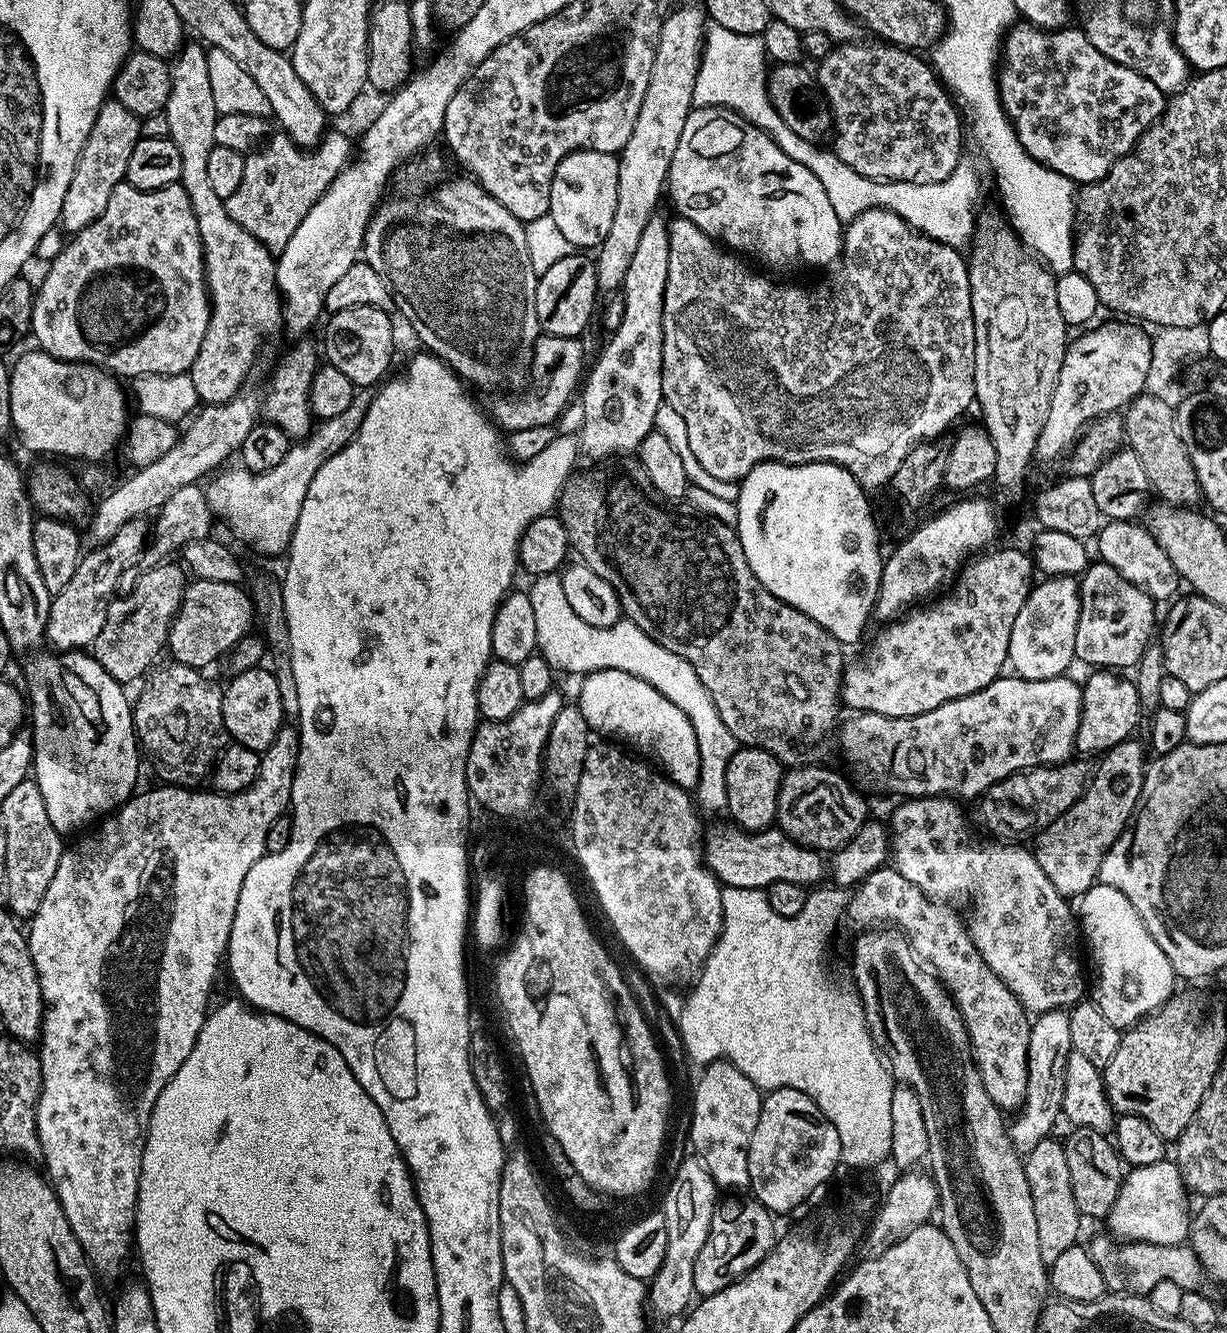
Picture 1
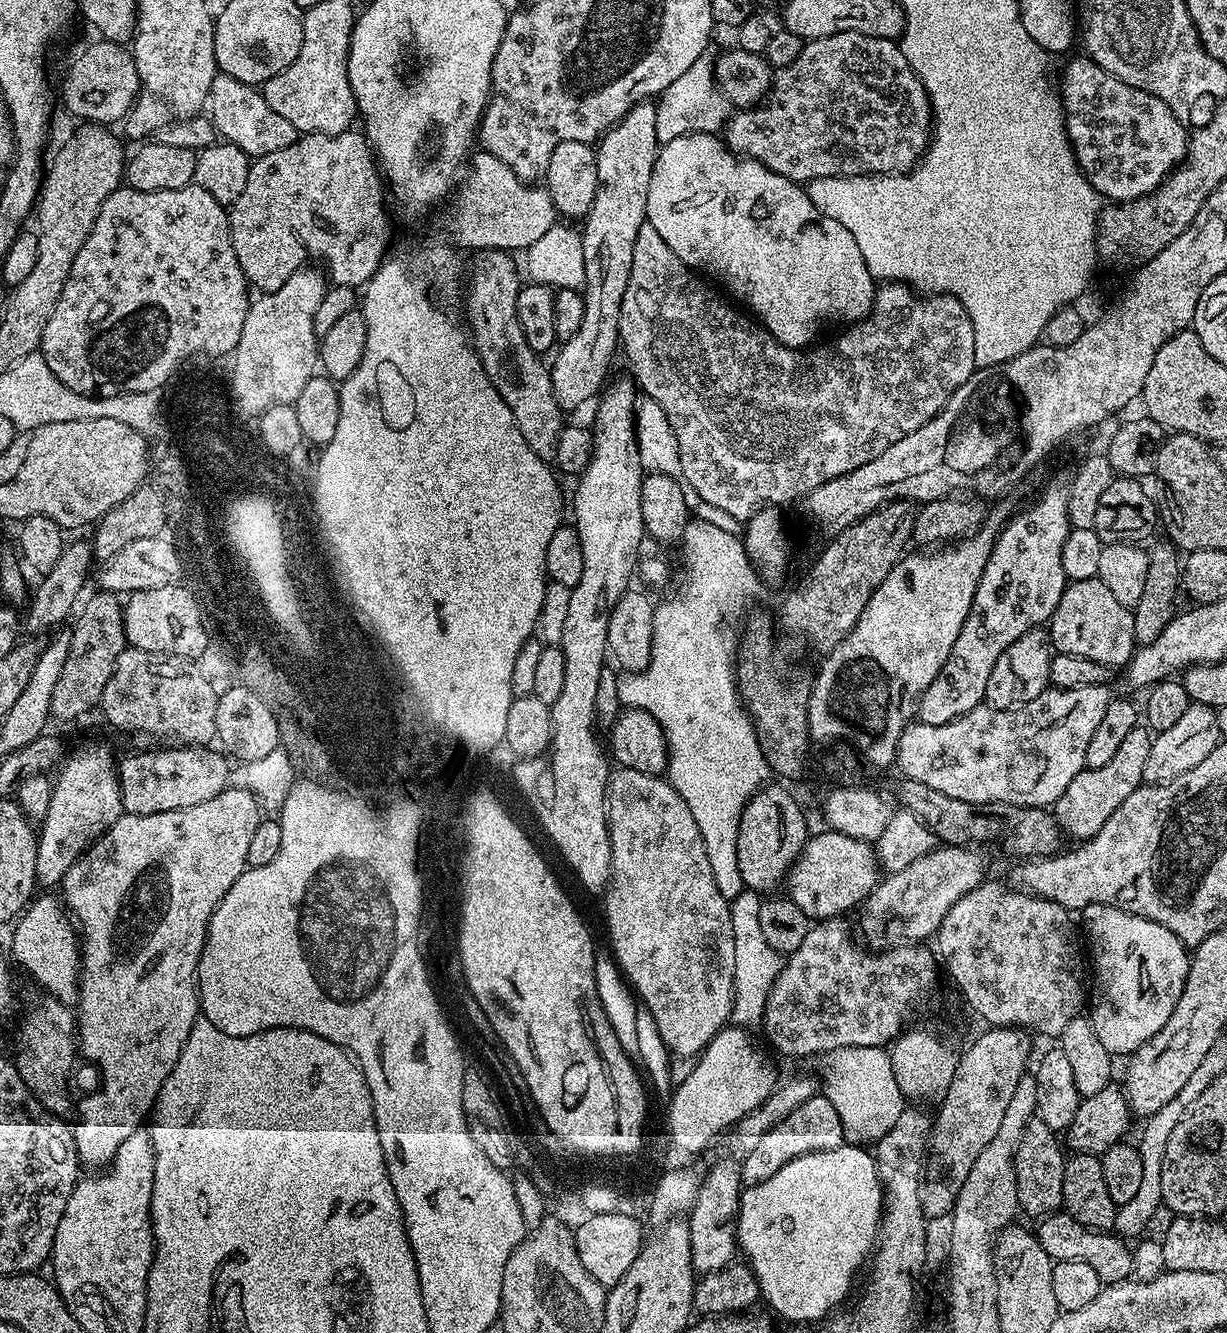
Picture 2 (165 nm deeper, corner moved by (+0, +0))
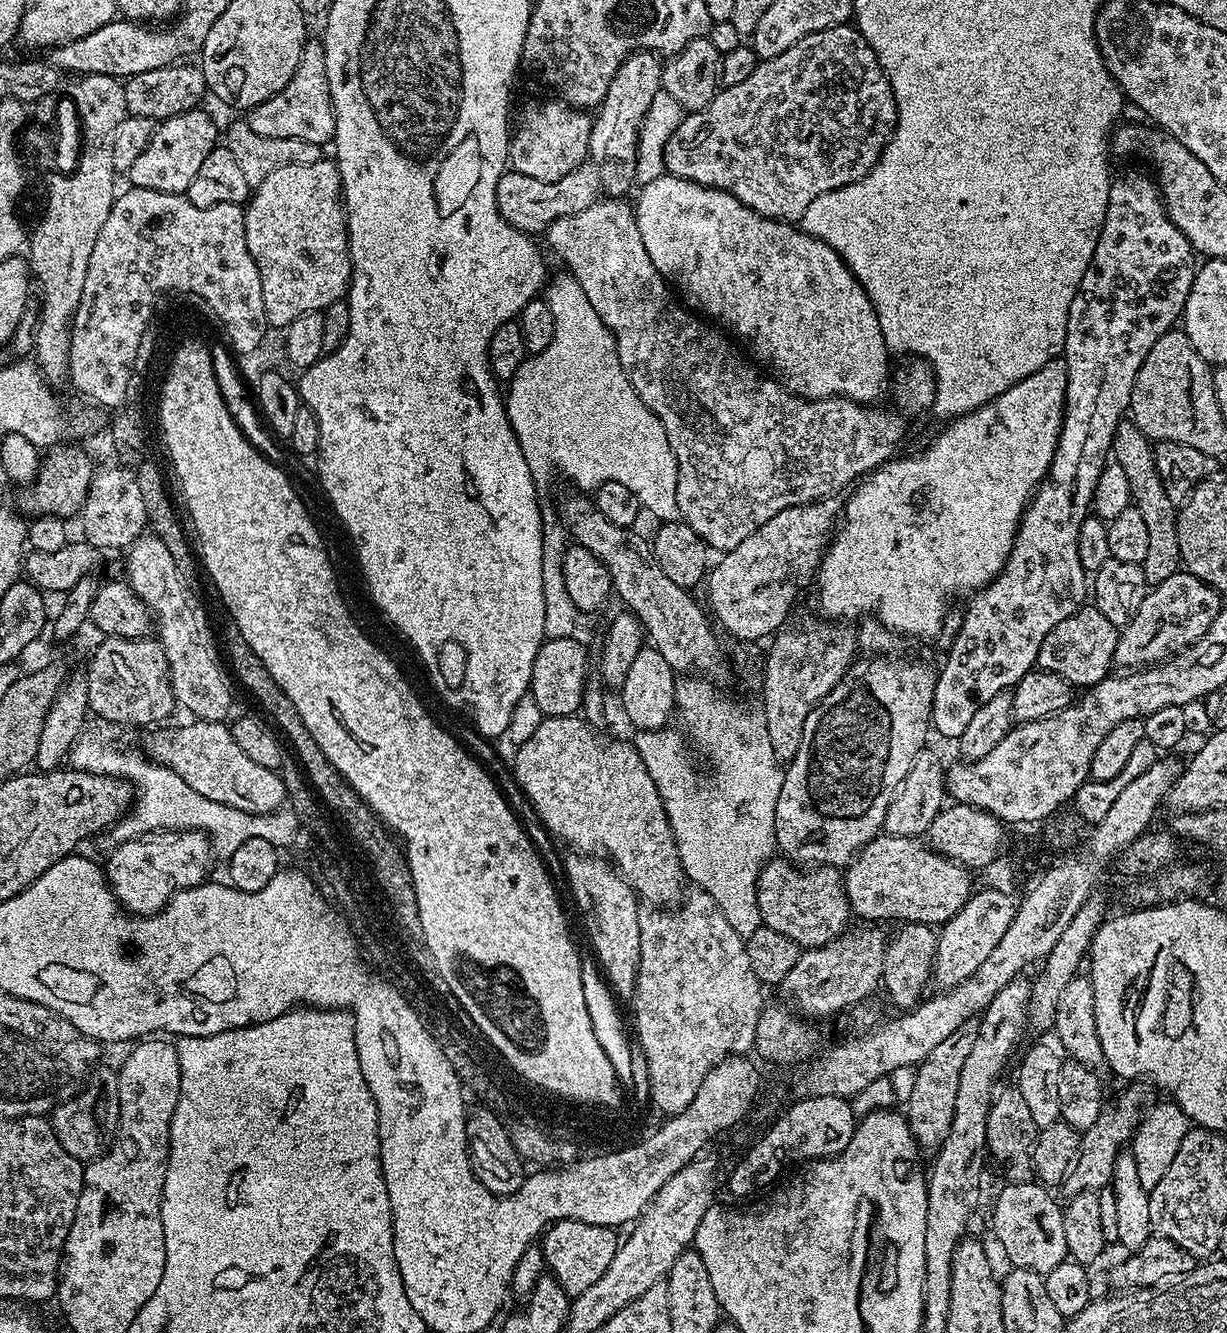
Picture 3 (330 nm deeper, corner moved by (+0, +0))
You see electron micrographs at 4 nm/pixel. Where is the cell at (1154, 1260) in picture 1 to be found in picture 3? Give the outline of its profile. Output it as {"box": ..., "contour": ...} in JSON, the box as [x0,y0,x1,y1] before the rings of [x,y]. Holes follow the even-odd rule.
{"box":[992,1182,1069,1274],"contour":[[[1039,1182],[1026,1184],[1005,1183],[1005,1188],[996,1196],[996,1205],[992,1208],[992,1228],[996,1231],[996,1240],[1002,1251],[1008,1255],[1012,1268],[1029,1268],[1035,1272],[1046,1274],[1054,1270],[1054,1266],[1065,1263],[1069,1259],[1064,1229],[1063,1207],[1051,1196],[1049,1189]]]}

